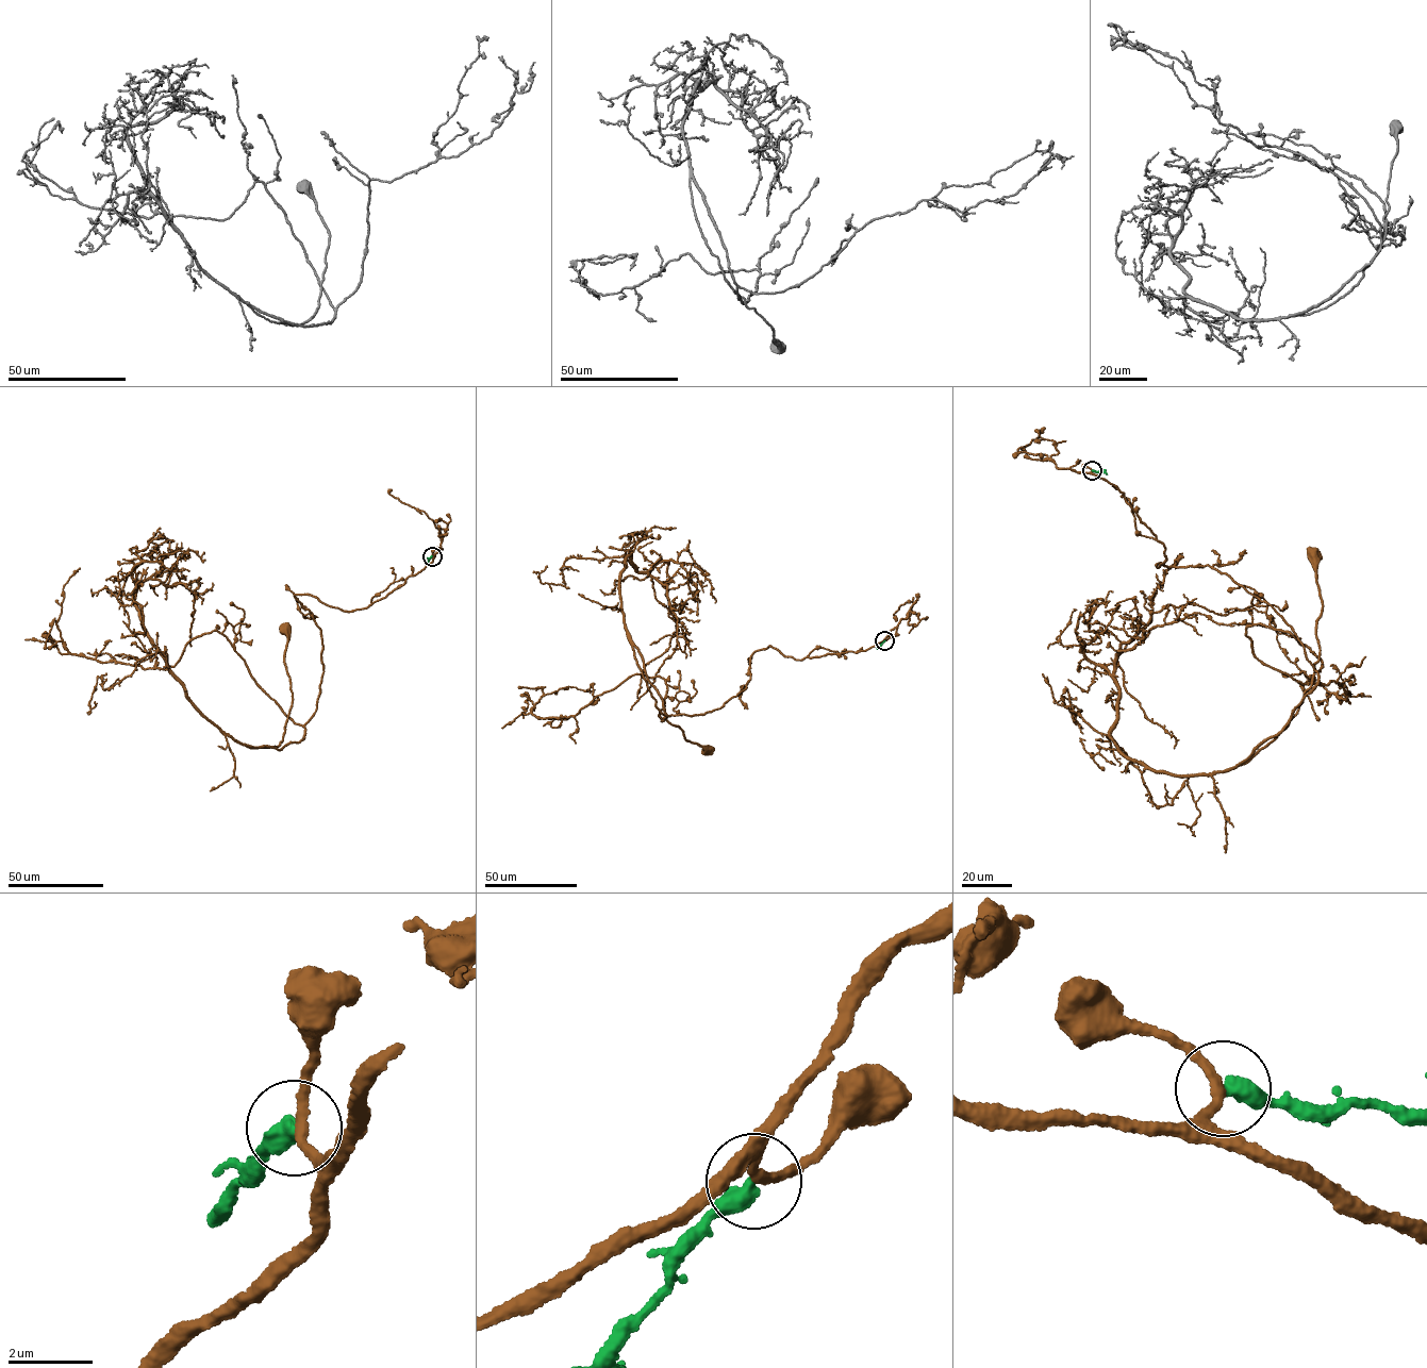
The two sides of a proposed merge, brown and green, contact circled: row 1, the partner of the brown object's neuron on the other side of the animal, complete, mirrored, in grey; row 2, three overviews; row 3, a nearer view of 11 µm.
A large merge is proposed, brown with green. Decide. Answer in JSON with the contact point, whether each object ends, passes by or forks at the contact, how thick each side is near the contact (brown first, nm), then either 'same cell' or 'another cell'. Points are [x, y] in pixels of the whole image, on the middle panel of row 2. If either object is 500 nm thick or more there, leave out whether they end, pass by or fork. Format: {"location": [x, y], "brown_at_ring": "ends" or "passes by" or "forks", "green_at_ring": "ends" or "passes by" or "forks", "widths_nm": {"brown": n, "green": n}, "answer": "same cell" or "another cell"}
{"location": [884, 640], "brown_at_ring": "passes by", "green_at_ring": "ends", "widths_nm": {"brown": 220, "green": 440}, "answer": "another cell"}

